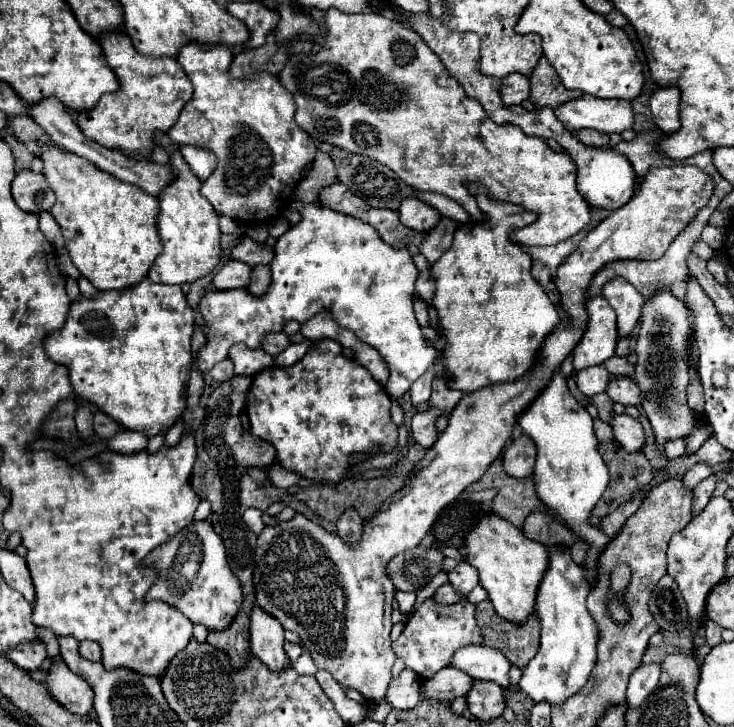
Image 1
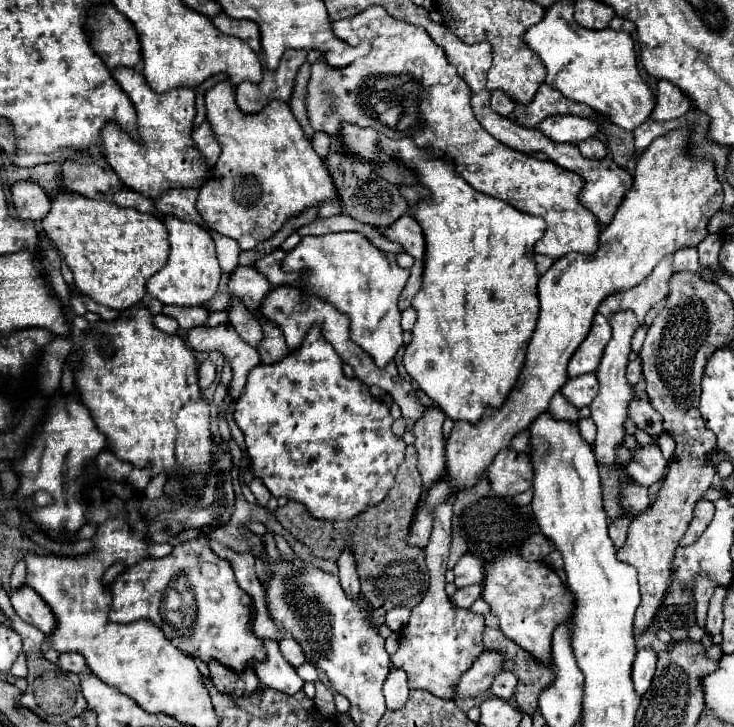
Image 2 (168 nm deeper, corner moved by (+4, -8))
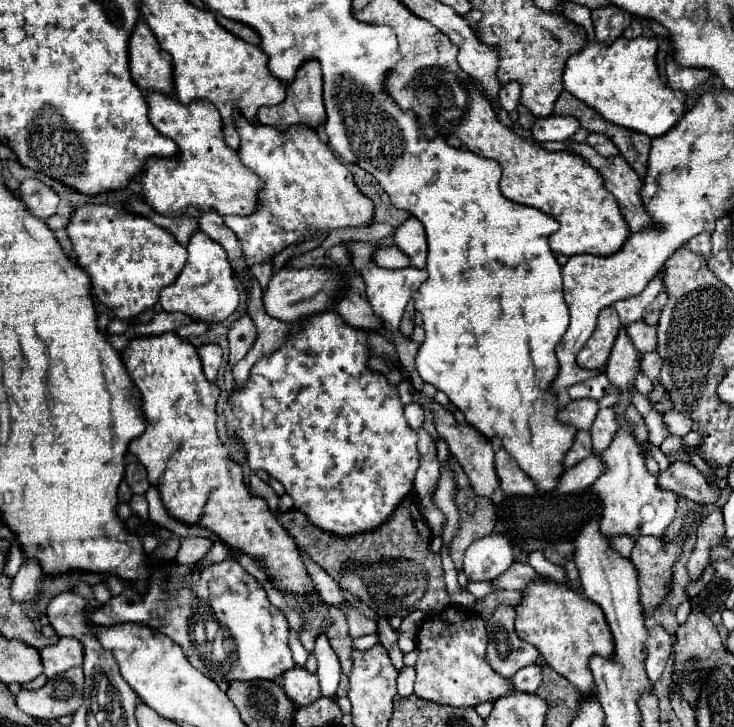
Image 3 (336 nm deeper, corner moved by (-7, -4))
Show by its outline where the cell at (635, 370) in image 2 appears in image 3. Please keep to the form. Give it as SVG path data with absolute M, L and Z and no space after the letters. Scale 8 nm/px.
M647 352L647 354L643 354L641 370L643 370L645 376L649 376L651 380L657 380L661 366L663 366L663 362L661 362L661 358L659 358L657 352Z

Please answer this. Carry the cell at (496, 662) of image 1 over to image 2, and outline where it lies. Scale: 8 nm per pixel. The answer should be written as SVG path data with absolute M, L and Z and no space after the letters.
M502 670L500 674L496 674L490 690L492 690L494 696L498 696L498 698L502 698L502 700L510 700L510 698L514 696L516 682L518 682L518 678L516 678L512 672L504 672L504 670Z

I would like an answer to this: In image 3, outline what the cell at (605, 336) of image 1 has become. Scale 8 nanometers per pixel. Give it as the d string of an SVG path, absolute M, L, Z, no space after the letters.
M613 306L603 308L599 312L595 332L591 334L591 338L587 340L583 350L577 354L577 364L581 368L589 368L589 370L603 368L607 364L607 358L611 354L619 328L621 328L621 324L619 324L619 316L615 314L615 308Z

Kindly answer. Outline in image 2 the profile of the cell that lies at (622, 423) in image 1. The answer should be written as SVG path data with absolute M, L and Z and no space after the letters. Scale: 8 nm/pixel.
M656 444L636 446L632 452L632 460L626 464L626 472L642 486L650 486L664 478L668 462L664 460L660 448Z

